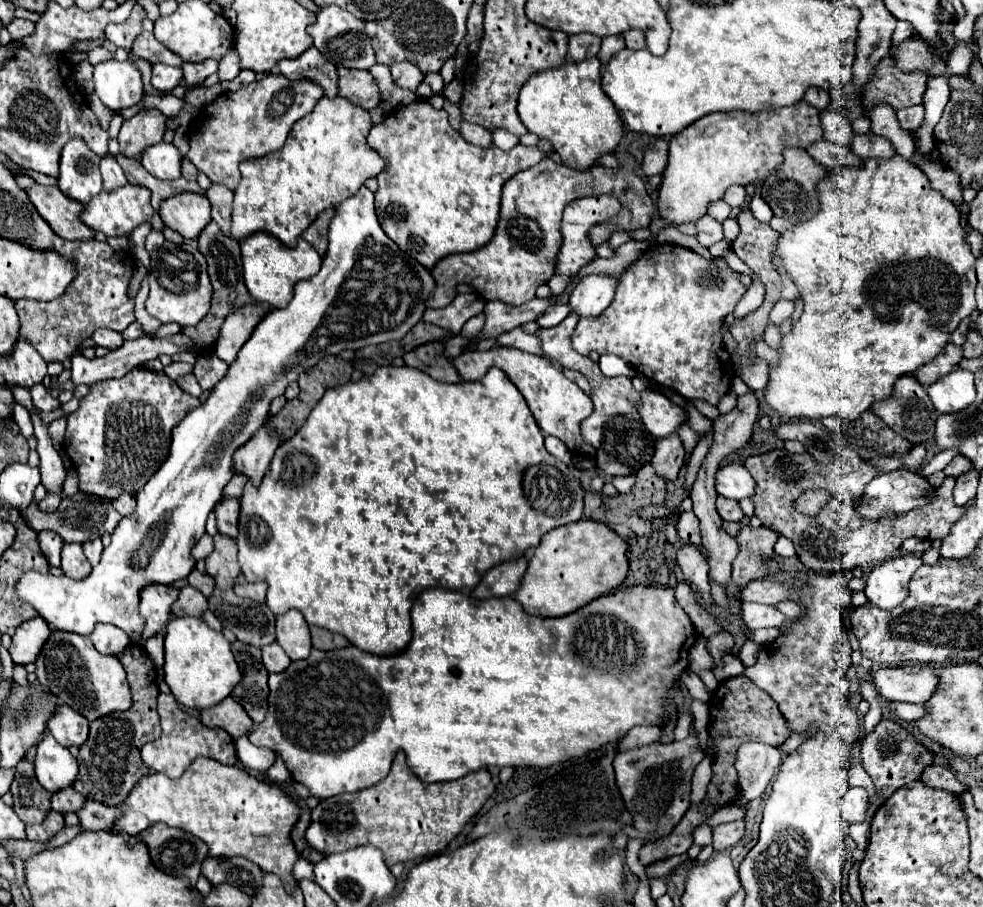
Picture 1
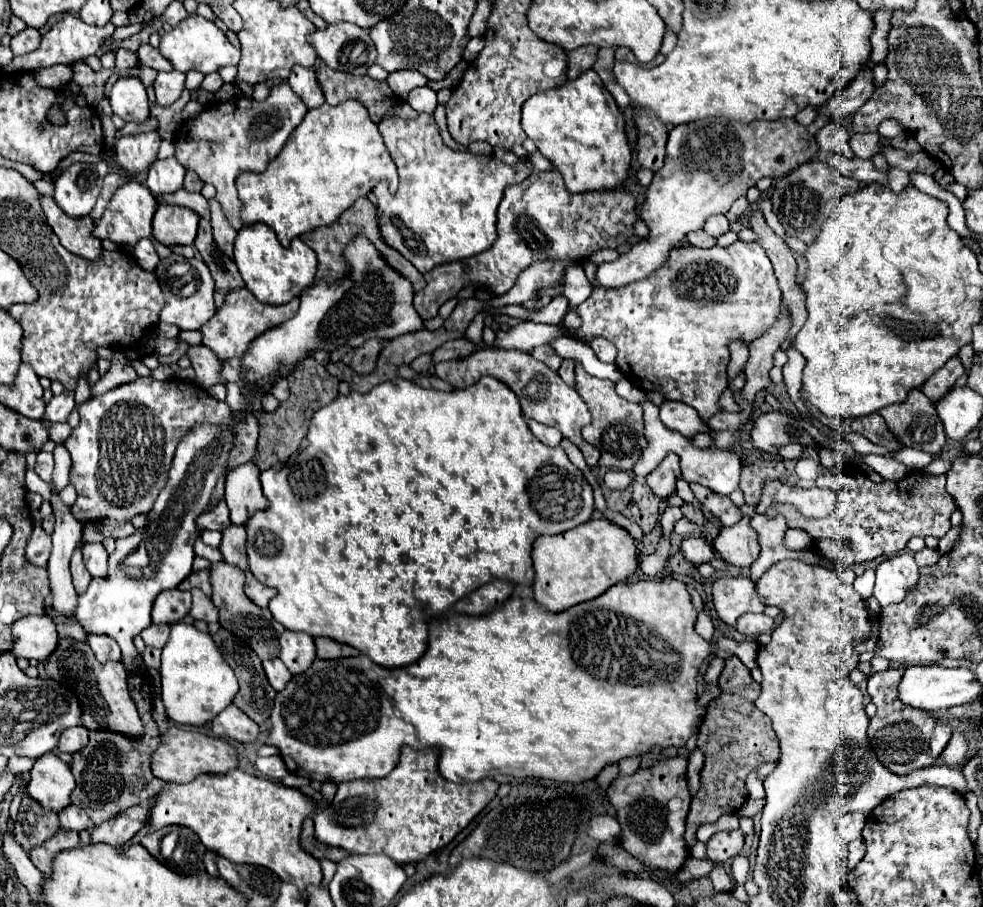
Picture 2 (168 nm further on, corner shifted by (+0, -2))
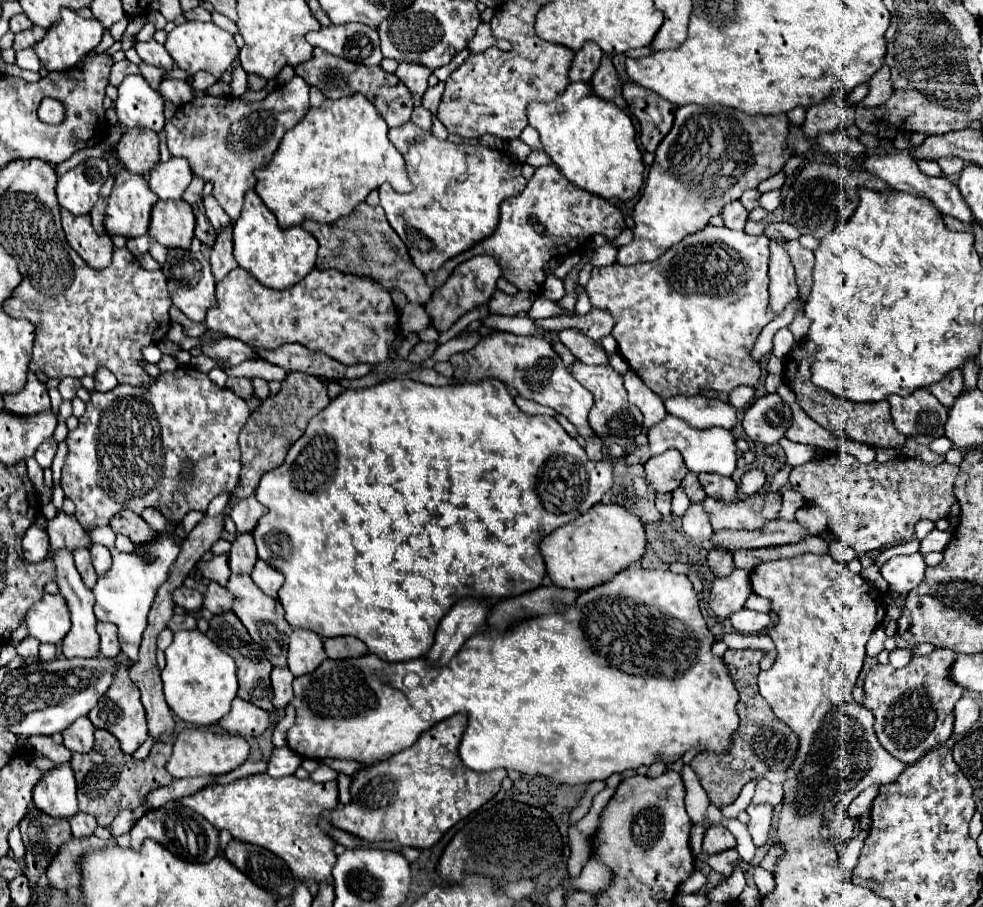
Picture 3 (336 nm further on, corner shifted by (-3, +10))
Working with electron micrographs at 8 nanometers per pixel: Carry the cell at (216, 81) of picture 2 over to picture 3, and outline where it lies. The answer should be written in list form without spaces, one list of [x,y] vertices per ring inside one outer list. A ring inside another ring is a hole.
[[[197,72],[195,76],[193,76],[193,88],[195,90],[207,90],[209,86],[213,86],[217,80],[215,80],[215,76],[211,76],[209,72]]]

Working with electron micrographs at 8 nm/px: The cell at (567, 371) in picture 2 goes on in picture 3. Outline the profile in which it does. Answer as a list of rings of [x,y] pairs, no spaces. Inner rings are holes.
[[[567,328],[567,330],[559,332],[559,340],[571,350],[571,354],[577,360],[581,360],[585,364],[607,364],[605,350],[597,342],[591,342],[591,338],[587,338],[579,330]]]

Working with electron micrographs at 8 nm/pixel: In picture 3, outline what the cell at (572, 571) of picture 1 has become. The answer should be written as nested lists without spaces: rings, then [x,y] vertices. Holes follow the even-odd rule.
[[[619,504],[593,506],[573,522],[553,530],[541,540],[541,554],[547,566],[551,584],[569,590],[587,590],[605,584],[615,574],[623,572],[641,560],[647,544],[647,534],[641,520]]]

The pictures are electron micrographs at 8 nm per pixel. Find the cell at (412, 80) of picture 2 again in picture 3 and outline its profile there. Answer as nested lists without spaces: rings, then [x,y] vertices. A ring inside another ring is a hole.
[[[399,62],[395,74],[413,94],[421,96],[425,92],[425,88],[427,88],[427,78],[431,76],[431,70],[427,66],[421,66],[421,64]]]

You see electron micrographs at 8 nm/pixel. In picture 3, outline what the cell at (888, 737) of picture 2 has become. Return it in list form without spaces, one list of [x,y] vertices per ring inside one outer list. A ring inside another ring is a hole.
[[[937,648],[927,656],[913,656],[901,670],[895,670],[891,664],[877,664],[869,670],[865,678],[867,696],[863,706],[875,714],[875,734],[891,756],[913,764],[925,752],[941,744],[943,738],[949,740],[953,732],[953,708],[963,696],[963,690],[953,682],[947,682],[945,676],[953,656],[955,652]]]

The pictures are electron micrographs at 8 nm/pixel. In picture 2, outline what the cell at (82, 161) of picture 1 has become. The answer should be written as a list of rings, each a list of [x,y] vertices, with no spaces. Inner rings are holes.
[[[104,160],[92,164],[72,164],[56,180],[54,202],[72,218],[88,216],[102,190],[102,180],[108,172]]]

